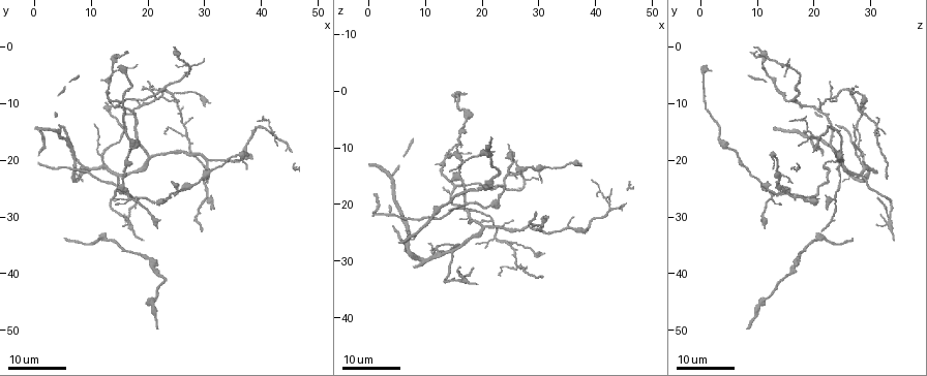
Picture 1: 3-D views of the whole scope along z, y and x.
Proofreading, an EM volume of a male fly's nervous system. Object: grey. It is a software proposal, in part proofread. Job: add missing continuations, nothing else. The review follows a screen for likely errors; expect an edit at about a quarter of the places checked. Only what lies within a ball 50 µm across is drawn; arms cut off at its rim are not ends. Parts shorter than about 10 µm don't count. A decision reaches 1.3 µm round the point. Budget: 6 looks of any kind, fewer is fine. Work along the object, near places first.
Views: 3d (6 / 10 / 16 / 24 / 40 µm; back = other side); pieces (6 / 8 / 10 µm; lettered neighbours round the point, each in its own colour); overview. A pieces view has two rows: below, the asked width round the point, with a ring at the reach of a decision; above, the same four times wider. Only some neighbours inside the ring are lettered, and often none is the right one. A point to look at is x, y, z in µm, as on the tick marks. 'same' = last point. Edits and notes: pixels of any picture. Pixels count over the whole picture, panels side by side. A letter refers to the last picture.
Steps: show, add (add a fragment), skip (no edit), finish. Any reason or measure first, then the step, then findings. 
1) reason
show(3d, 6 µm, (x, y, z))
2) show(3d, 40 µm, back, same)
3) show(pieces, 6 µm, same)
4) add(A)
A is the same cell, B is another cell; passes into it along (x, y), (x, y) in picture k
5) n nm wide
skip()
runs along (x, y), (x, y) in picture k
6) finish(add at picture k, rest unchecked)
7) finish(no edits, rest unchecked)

thin end
show(3d, 24 µm, (29.5, 32.5, 22.0))

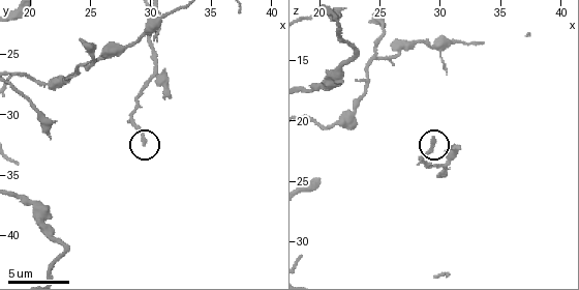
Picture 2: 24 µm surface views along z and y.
show(pieces, 6 µm, (29.6, 32.4, 21.6))

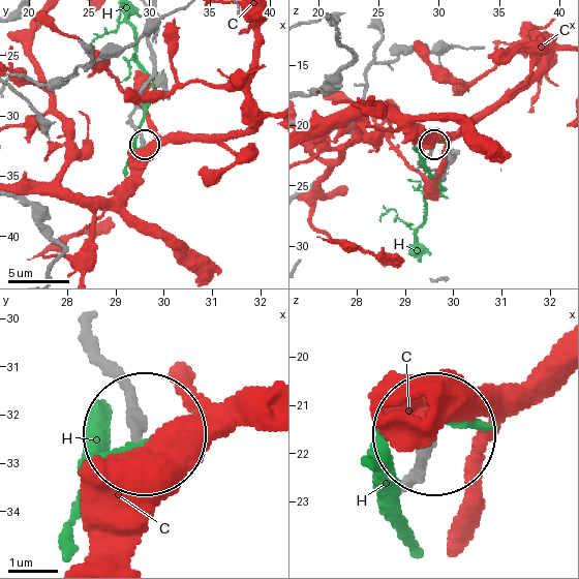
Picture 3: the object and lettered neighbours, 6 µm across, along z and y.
200 nm wide
skip()
C and H are other cells; runs along (97, 365), (139, 423) in picture 3; none of them fits

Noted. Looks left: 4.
an open end
show(3d, 6 µm, (21.6, 32.0, 11.2))

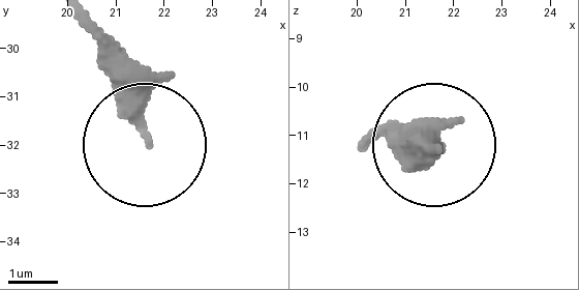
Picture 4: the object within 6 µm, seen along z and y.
show(pieces, 8 µm, (21.60, 31.85, 11.35))

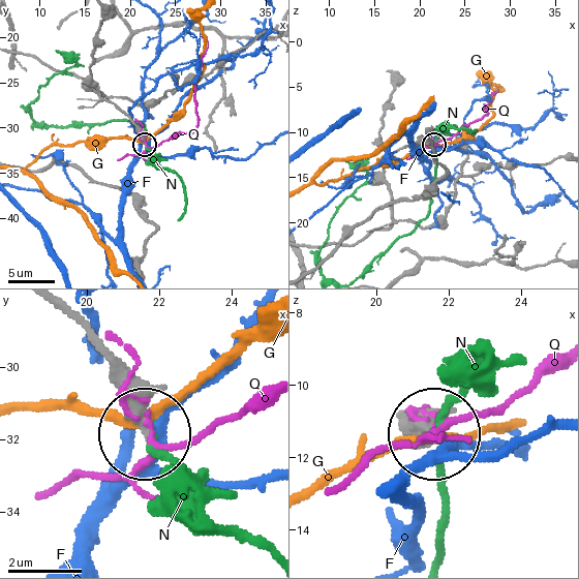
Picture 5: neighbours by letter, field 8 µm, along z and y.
skip()
F, G, N and Q are other cells; none of them fits

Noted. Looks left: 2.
free end
show(pieces, 10 µm, (24.2, 24.0, 11.6))

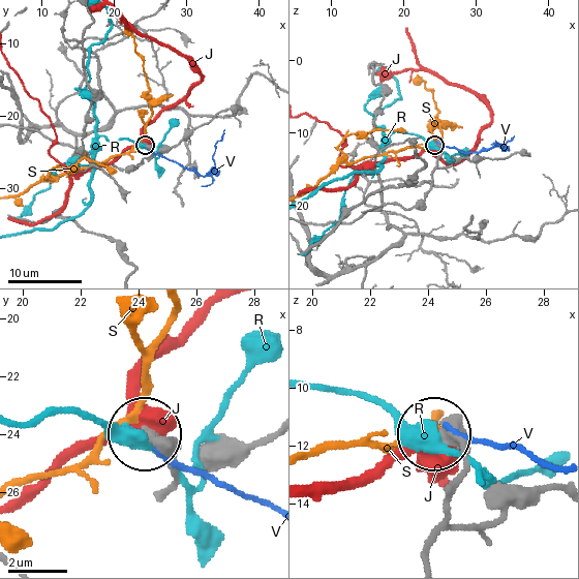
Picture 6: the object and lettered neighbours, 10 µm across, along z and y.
440 nm wide
skip()
J, R, S and V are other cells; runs along (159, 495), (174, 478), (147, 431) in picture 6; no lettered fragment goes on from it

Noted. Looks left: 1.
finish(no edits, rest unchecked)

